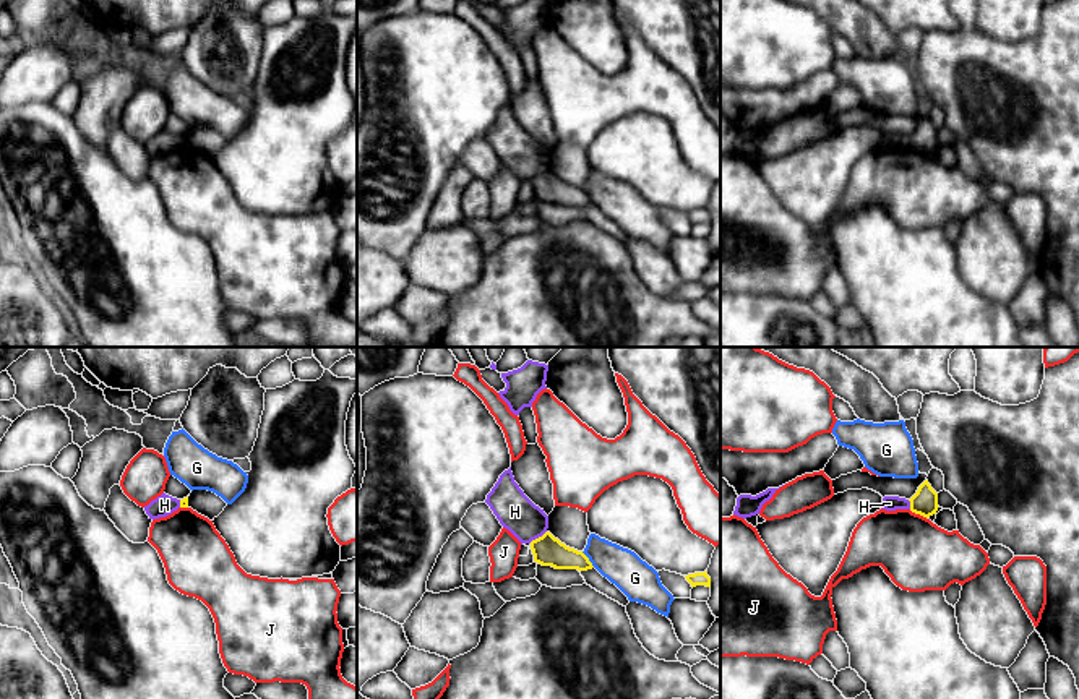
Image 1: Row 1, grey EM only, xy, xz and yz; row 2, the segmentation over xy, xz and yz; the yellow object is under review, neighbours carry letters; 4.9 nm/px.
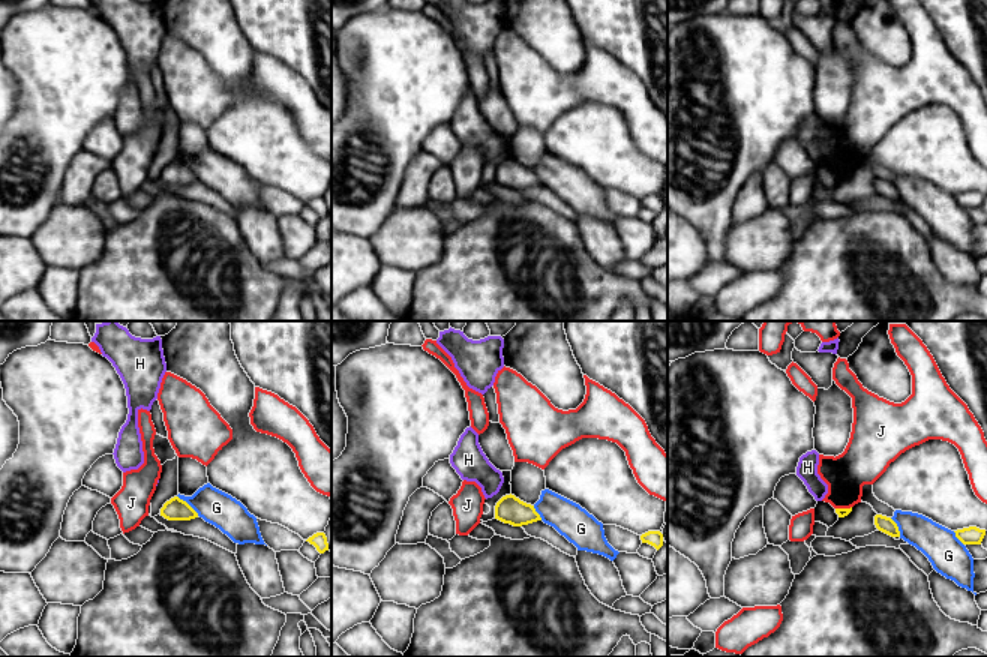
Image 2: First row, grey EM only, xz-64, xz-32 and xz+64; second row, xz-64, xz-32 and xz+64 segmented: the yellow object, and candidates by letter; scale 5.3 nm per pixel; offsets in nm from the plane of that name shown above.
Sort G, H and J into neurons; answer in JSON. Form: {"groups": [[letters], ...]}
{"groups": [["G"], ["H"], ["J"]]}

